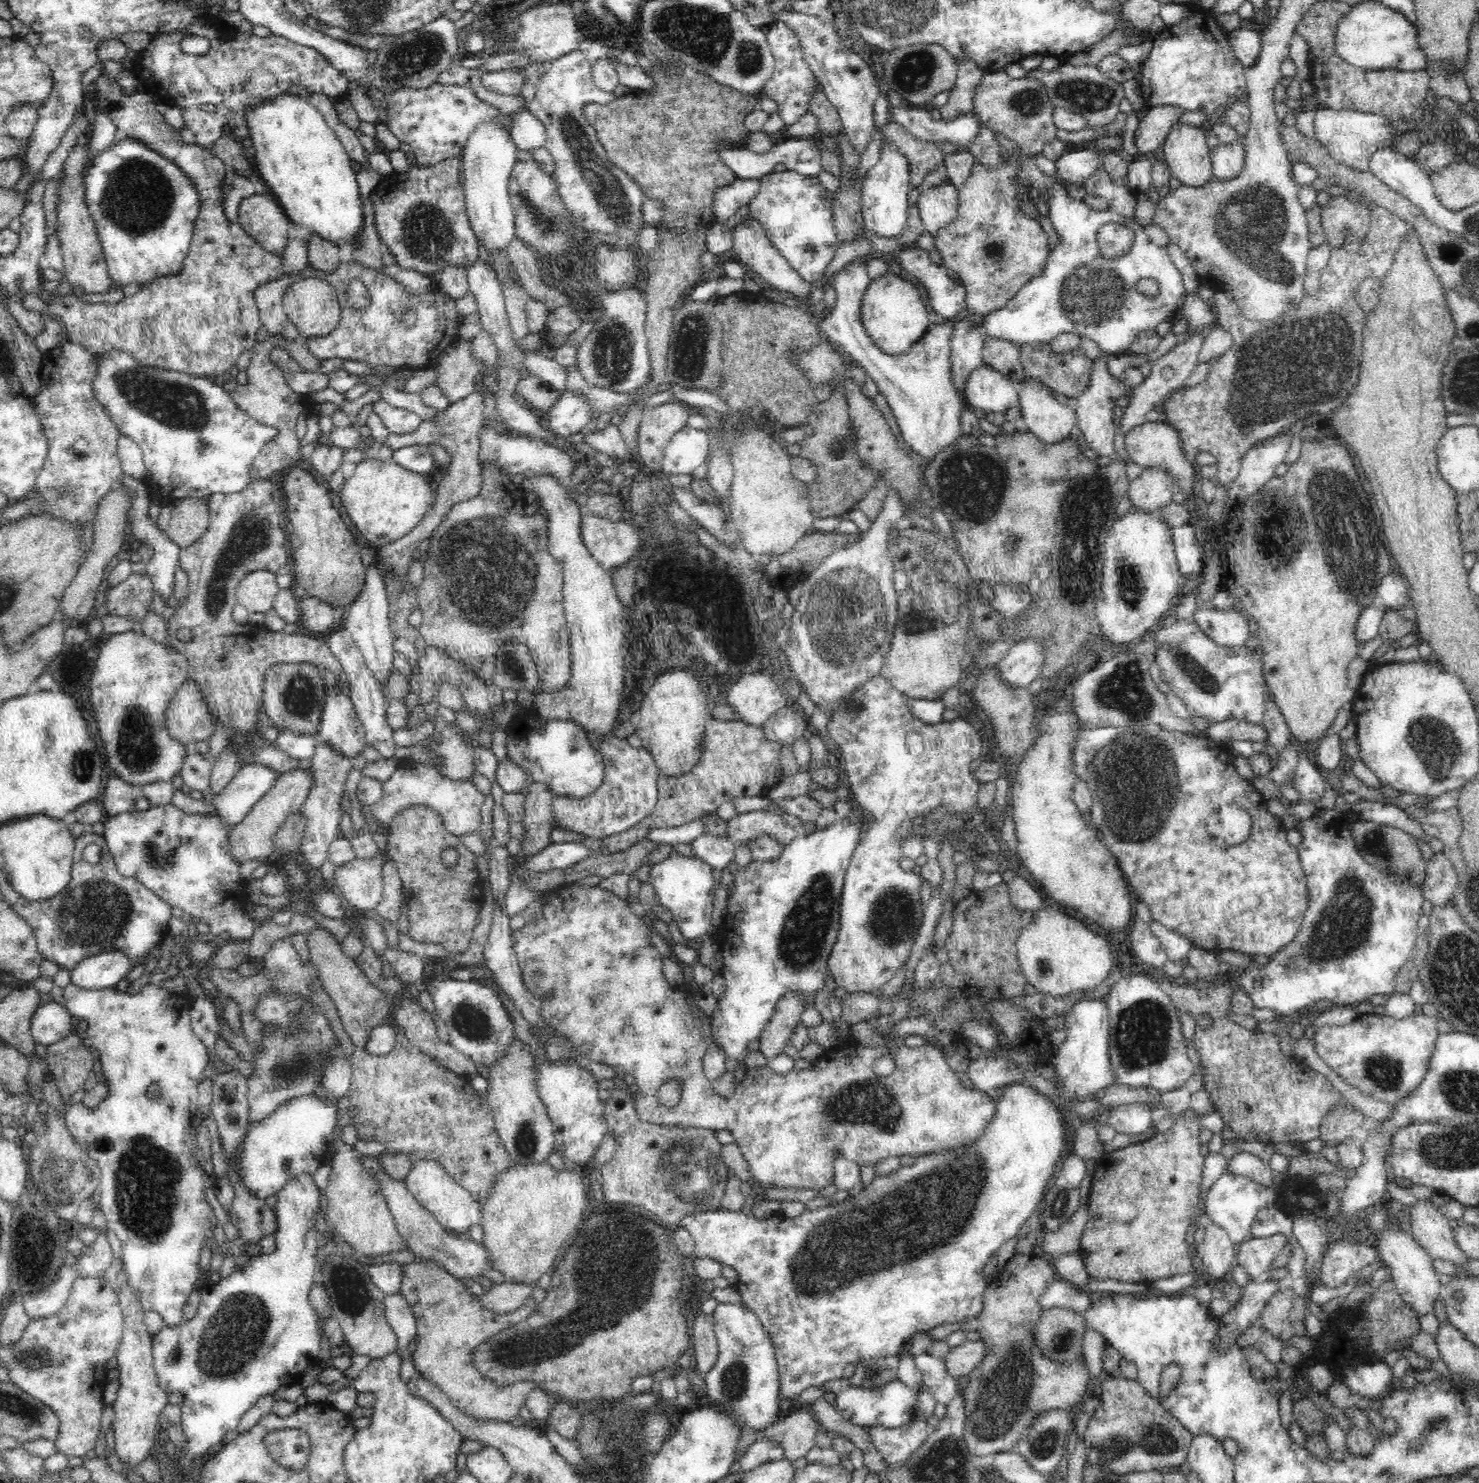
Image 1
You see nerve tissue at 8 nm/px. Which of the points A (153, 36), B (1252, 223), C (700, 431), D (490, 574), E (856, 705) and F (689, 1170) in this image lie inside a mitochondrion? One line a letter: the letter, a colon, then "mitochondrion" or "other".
A: other
B: mitochondrion
C: other
D: mitochondrion
E: mitochondrion
F: mitochondrion

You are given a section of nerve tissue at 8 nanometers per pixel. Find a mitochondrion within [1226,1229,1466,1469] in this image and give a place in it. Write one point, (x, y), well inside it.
(1438, 1422)

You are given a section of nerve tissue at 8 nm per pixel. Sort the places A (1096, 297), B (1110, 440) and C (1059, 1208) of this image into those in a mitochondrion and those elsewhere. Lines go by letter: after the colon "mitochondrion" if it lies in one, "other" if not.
A: mitochondrion
B: other
C: mitochondrion

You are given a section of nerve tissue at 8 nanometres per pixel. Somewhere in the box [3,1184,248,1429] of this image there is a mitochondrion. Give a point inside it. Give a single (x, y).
(36, 1355)

